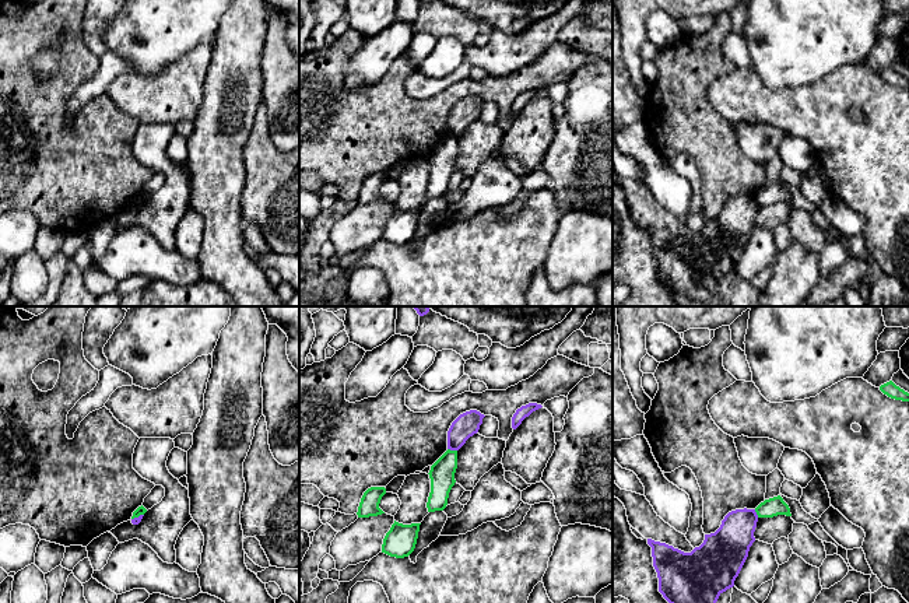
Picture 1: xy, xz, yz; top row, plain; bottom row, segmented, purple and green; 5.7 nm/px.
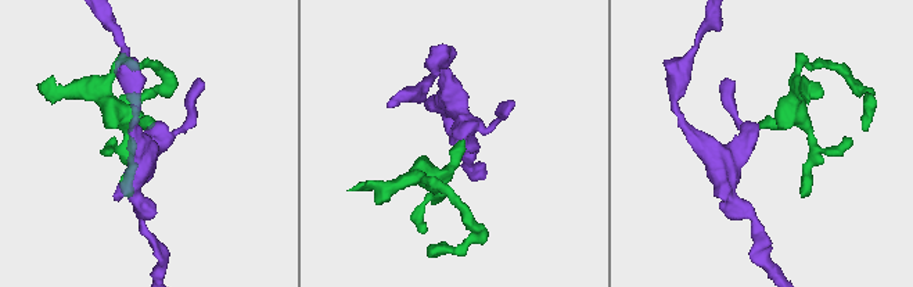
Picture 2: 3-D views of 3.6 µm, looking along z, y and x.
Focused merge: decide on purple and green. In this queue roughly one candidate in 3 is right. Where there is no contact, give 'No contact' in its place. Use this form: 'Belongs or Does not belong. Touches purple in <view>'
Does not belong. Touches purple in xz

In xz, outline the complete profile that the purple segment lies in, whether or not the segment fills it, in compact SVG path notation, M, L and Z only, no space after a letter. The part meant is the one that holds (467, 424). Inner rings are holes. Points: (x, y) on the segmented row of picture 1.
M477 410L460 414L448 431L448 449L459 451L470 437L478 432L484 417Z

